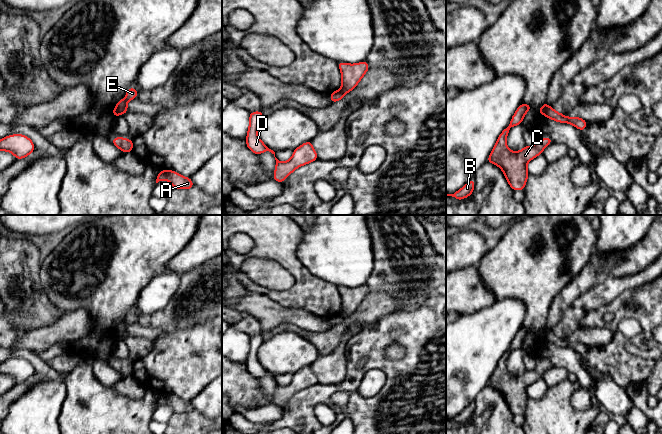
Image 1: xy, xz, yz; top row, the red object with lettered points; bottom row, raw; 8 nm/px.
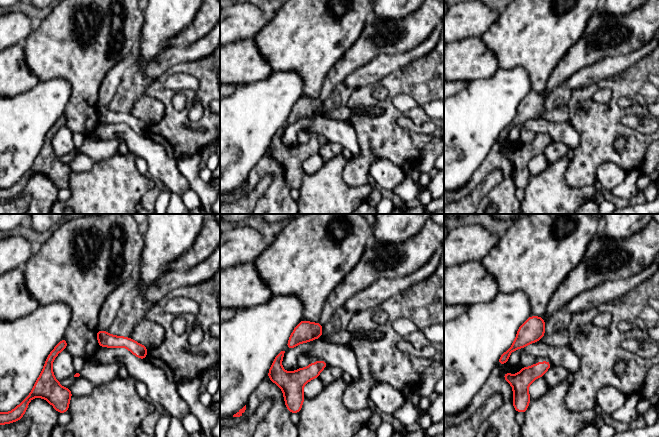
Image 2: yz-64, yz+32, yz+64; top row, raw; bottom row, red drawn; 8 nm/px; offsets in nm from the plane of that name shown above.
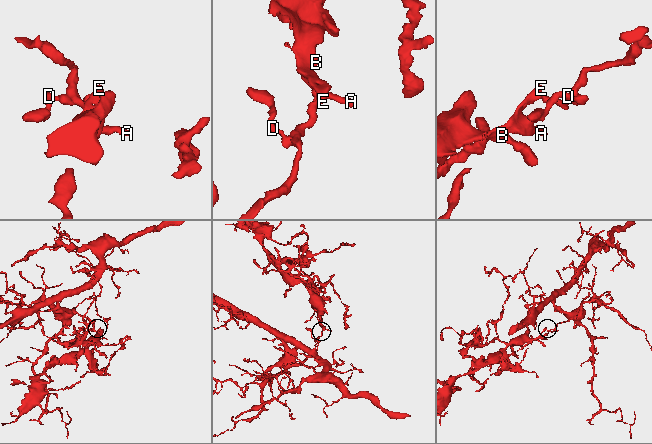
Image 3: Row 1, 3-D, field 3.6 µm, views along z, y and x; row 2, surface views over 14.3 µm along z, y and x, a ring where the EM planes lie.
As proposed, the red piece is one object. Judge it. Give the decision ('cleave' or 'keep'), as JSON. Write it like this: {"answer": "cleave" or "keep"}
{"answer": "cleave"}

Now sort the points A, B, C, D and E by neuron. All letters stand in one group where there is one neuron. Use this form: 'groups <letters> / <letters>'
groups A B C E / D

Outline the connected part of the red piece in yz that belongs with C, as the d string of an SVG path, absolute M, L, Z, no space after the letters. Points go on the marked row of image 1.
M521 104L514 113L510 124L502 131L497 142L489 155L487 162L493 163L501 168L504 175L514 190L524 190L526 180L529 176L527 163L542 154L543 149L552 143L549 136L537 140L533 146L525 146L518 152L511 151L506 145L507 135L512 126L522 123L524 115L531 109L529 104Z

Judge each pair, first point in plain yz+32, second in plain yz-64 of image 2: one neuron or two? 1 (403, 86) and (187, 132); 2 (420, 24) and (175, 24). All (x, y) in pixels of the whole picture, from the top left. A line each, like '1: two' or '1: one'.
1: one
2: two

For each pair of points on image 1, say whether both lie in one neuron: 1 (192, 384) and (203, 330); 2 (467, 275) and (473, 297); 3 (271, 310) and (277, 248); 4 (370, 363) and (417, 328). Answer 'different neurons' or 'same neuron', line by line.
1: same neuron
2: same neuron
3: different neurons
4: same neuron

